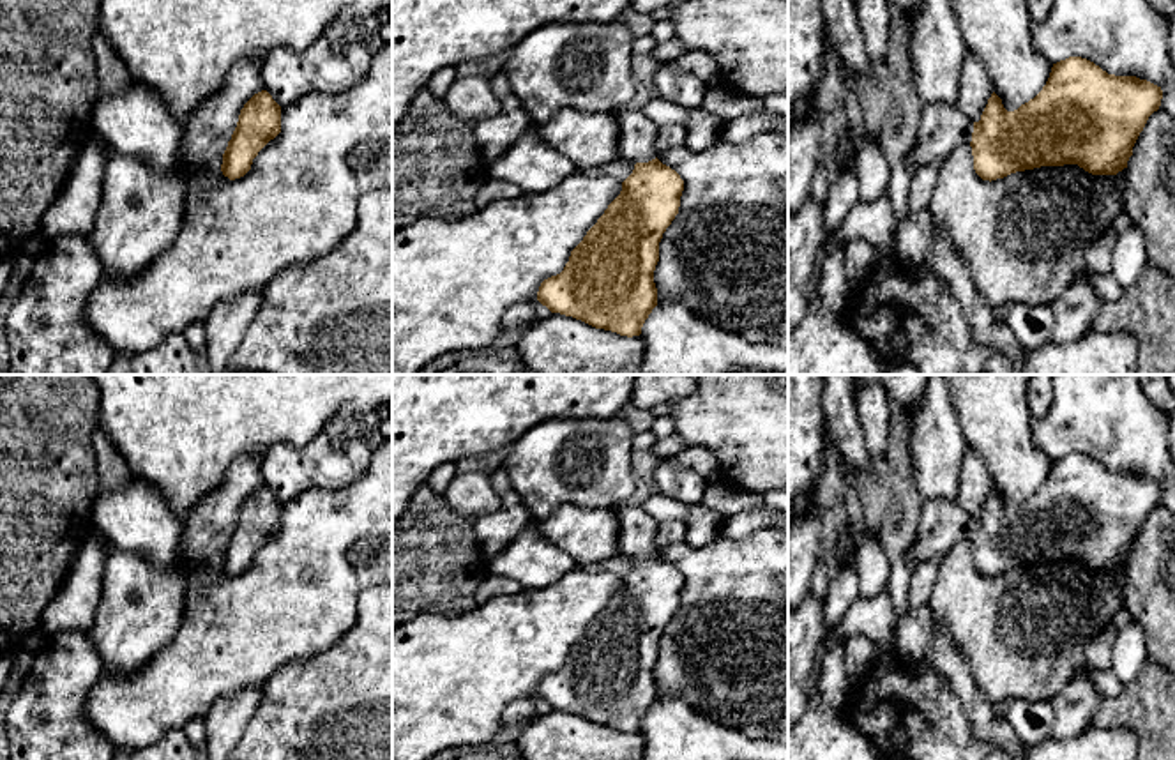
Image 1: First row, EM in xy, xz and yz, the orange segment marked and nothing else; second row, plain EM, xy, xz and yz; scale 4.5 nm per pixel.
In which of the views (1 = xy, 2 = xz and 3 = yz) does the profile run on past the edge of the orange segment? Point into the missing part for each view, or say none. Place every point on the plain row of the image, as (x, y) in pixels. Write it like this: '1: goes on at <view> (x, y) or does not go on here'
1: does not go on here
2: goes on at xz (636, 529)
3: goes on at yz (944, 522)

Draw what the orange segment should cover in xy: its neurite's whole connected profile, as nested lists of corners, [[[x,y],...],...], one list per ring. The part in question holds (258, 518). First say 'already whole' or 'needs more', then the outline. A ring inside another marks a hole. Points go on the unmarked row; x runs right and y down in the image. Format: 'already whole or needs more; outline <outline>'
already whole; outline [[[267,486],[240,505],[237,523],[223,550],[221,567],[230,576],[244,573],[258,548],[281,528],[281,502]]]

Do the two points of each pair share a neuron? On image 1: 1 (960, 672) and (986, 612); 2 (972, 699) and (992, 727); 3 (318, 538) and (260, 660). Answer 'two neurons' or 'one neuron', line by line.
1: two neurons
2: one neuron
3: one neuron

